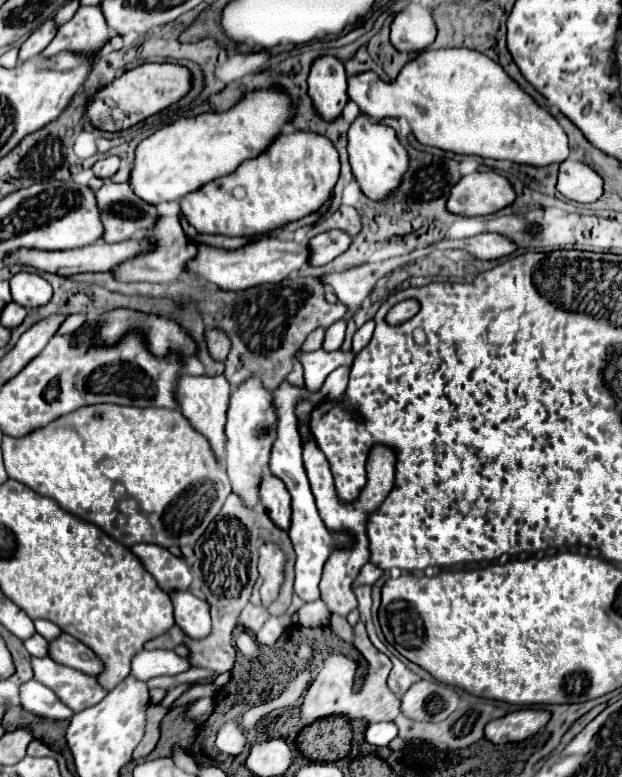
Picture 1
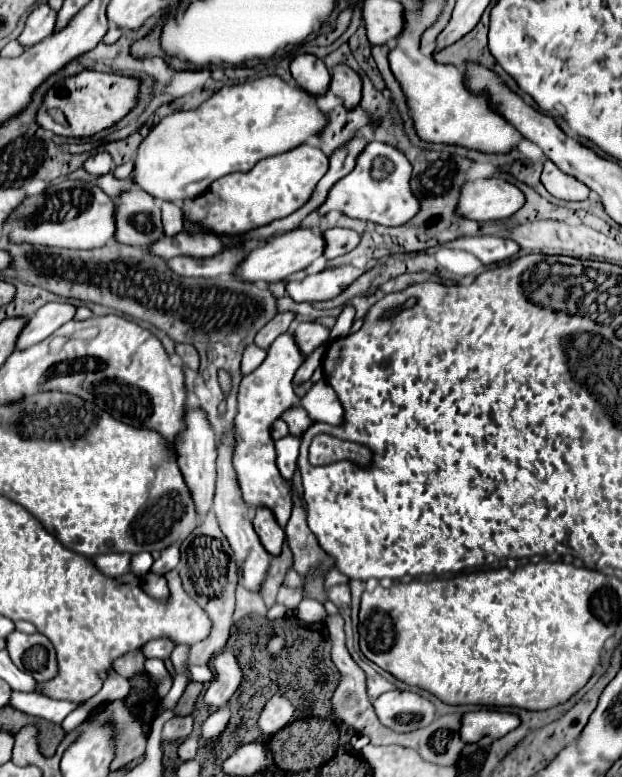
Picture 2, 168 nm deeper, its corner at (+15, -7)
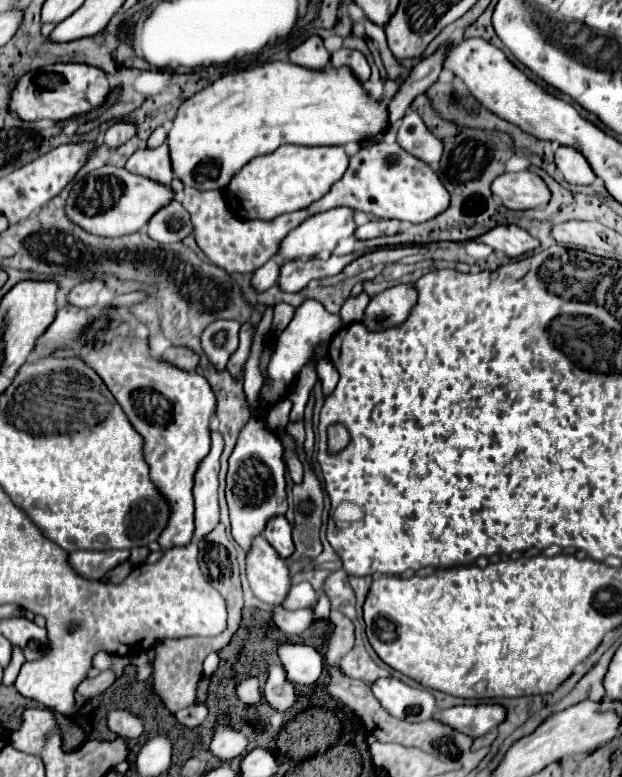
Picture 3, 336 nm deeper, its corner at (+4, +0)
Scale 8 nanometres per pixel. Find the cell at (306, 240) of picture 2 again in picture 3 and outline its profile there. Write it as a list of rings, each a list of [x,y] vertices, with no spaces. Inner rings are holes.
[[[334,208],[318,212],[294,228],[280,246],[280,256],[284,260],[312,258],[320,252],[332,252],[334,246],[356,232],[354,212],[350,208]]]

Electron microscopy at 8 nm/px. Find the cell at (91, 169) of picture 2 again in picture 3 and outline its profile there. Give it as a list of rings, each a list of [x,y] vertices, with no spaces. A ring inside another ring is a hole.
[[[120,120],[120,122],[114,122],[106,134],[104,134],[104,144],[110,146],[110,148],[116,148],[120,144],[124,144],[126,140],[130,140],[132,136],[136,136],[136,124],[132,122],[126,122],[126,120]]]

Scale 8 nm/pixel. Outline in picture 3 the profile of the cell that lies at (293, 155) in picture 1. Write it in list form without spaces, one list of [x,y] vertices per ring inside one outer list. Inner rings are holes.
[[[280,146],[270,154],[250,160],[224,188],[230,208],[244,220],[272,220],[280,214],[302,210],[320,200],[348,168],[348,154],[342,146]]]

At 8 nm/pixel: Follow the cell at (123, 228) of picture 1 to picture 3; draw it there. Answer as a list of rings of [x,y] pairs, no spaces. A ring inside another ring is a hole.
[[[172,200],[166,208],[156,212],[148,222],[148,236],[160,244],[182,242],[192,234],[190,214],[182,208],[178,200]]]

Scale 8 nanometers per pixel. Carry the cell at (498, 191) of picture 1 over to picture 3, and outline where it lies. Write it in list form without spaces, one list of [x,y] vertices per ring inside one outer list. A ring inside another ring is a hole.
[[[504,172],[492,182],[492,192],[510,210],[540,208],[552,198],[544,180],[534,172]]]

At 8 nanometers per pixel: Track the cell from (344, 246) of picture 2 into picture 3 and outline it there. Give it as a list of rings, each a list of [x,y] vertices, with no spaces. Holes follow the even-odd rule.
[[[374,220],[366,222],[364,226],[356,228],[356,238],[368,240],[368,238],[378,238],[378,236],[388,236],[388,234],[398,234],[400,232],[400,220]]]

